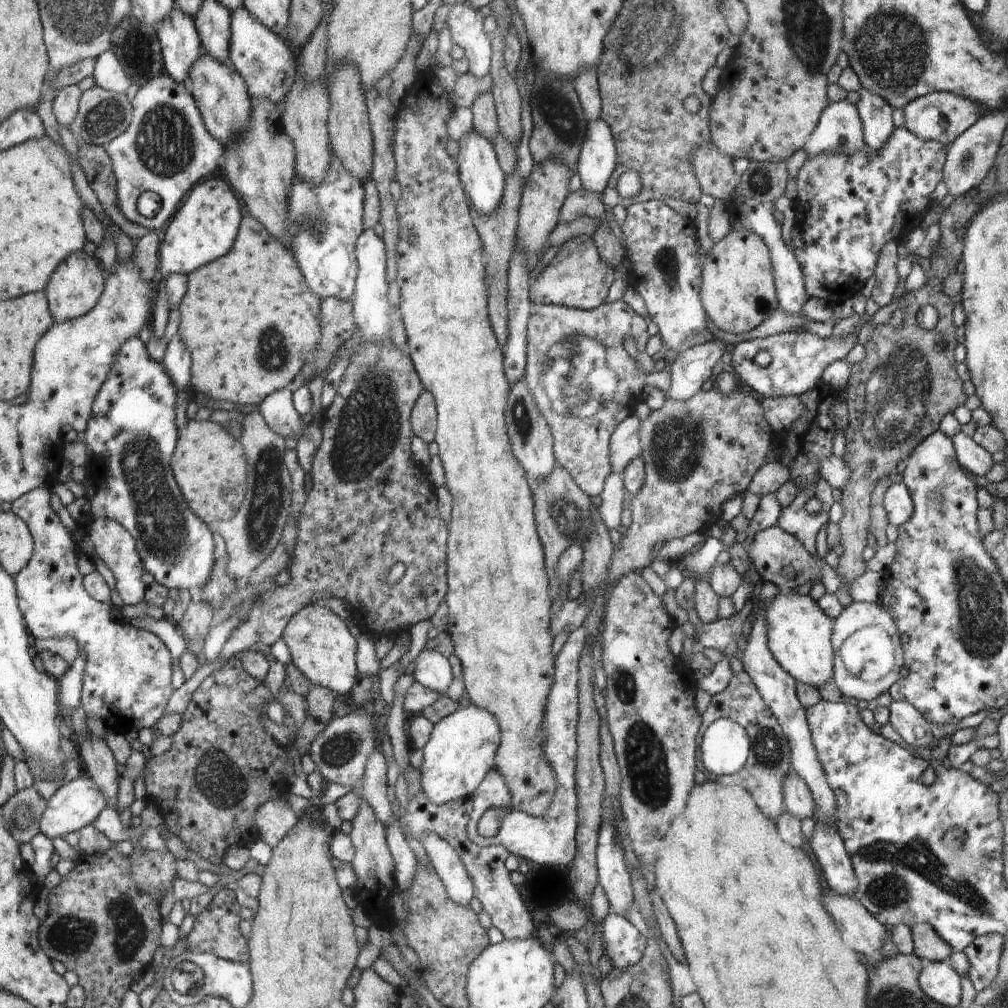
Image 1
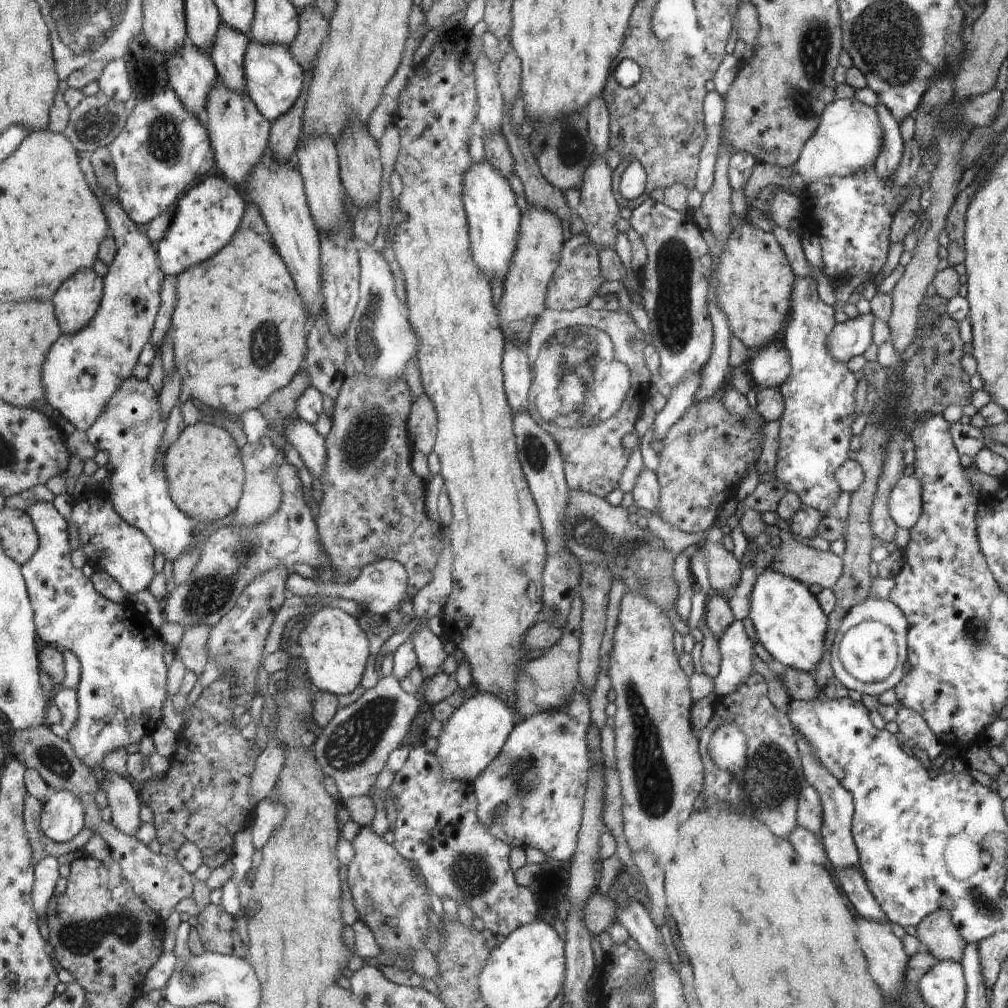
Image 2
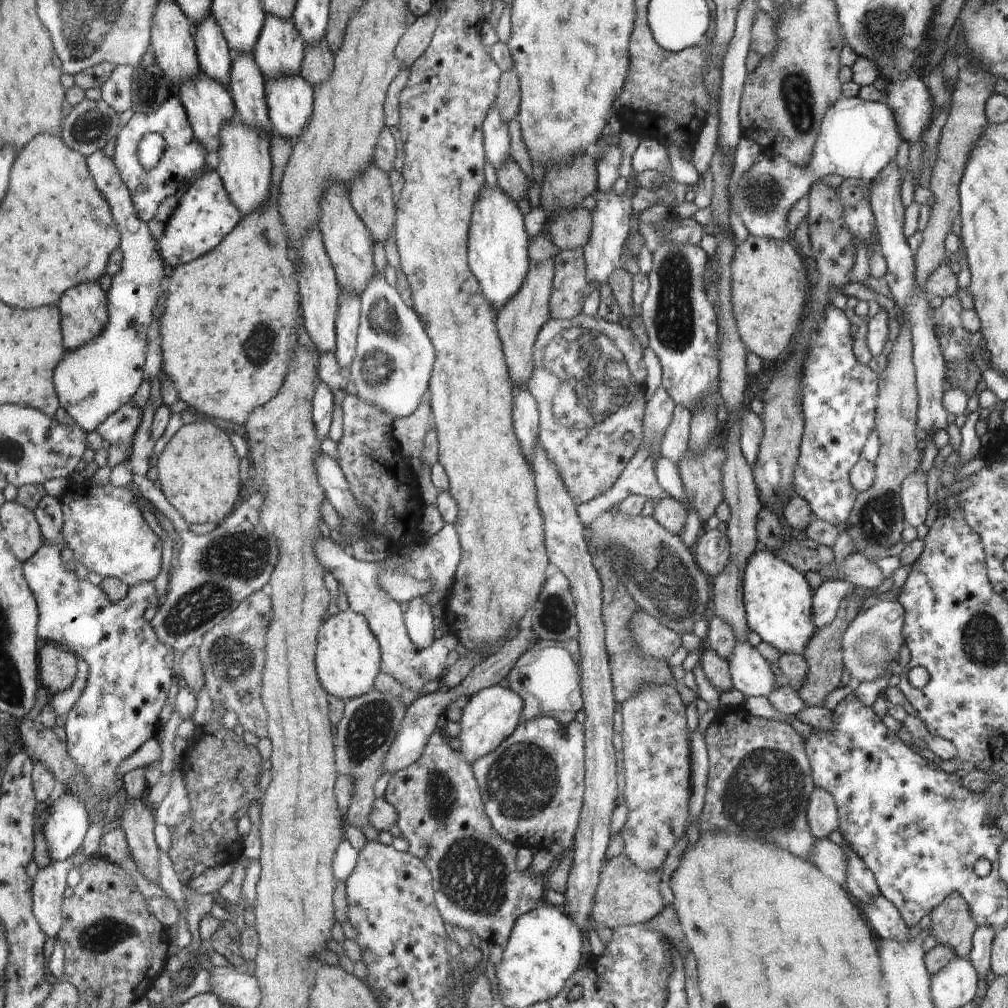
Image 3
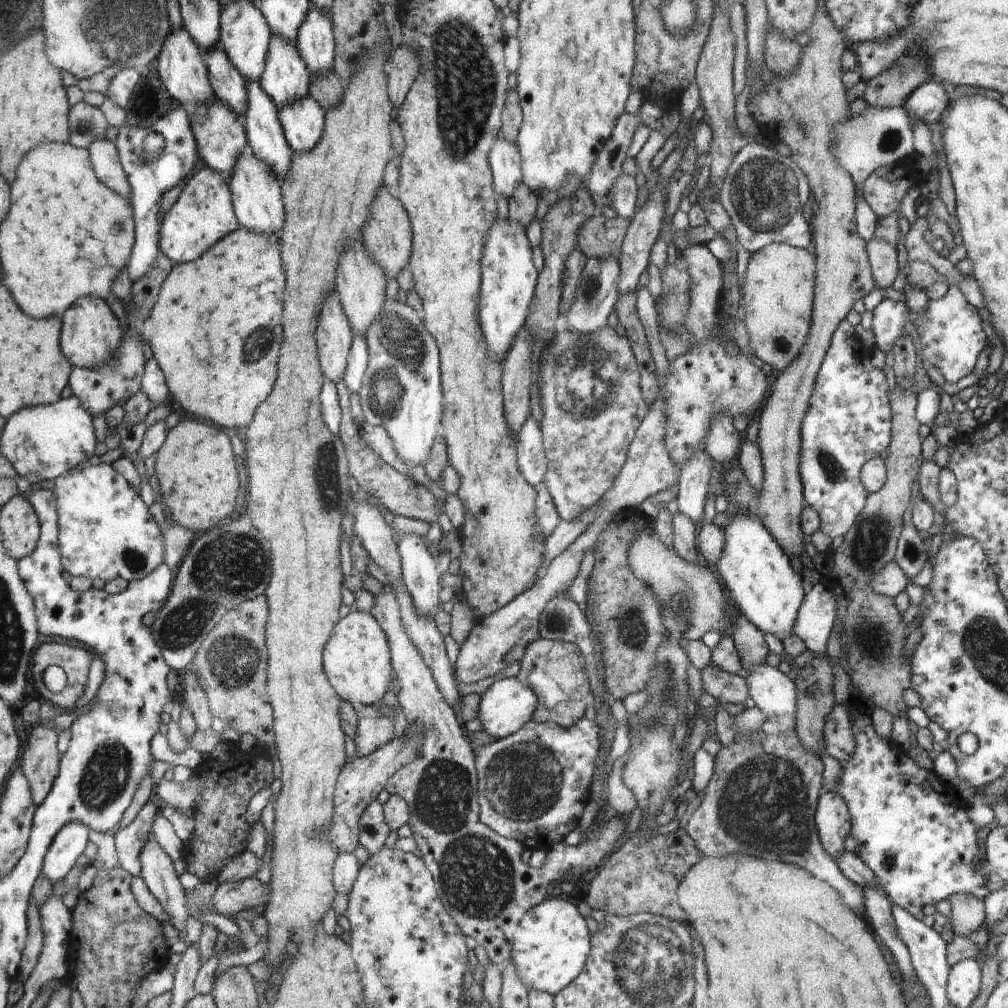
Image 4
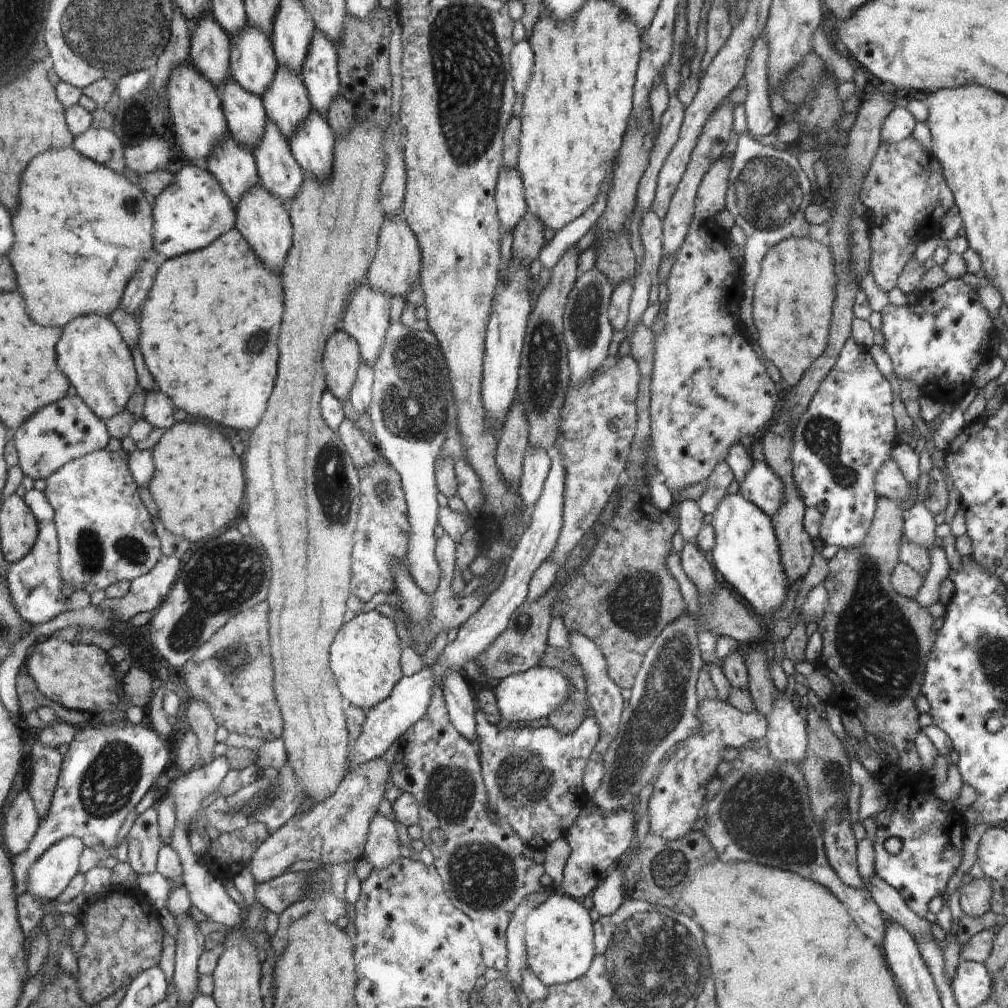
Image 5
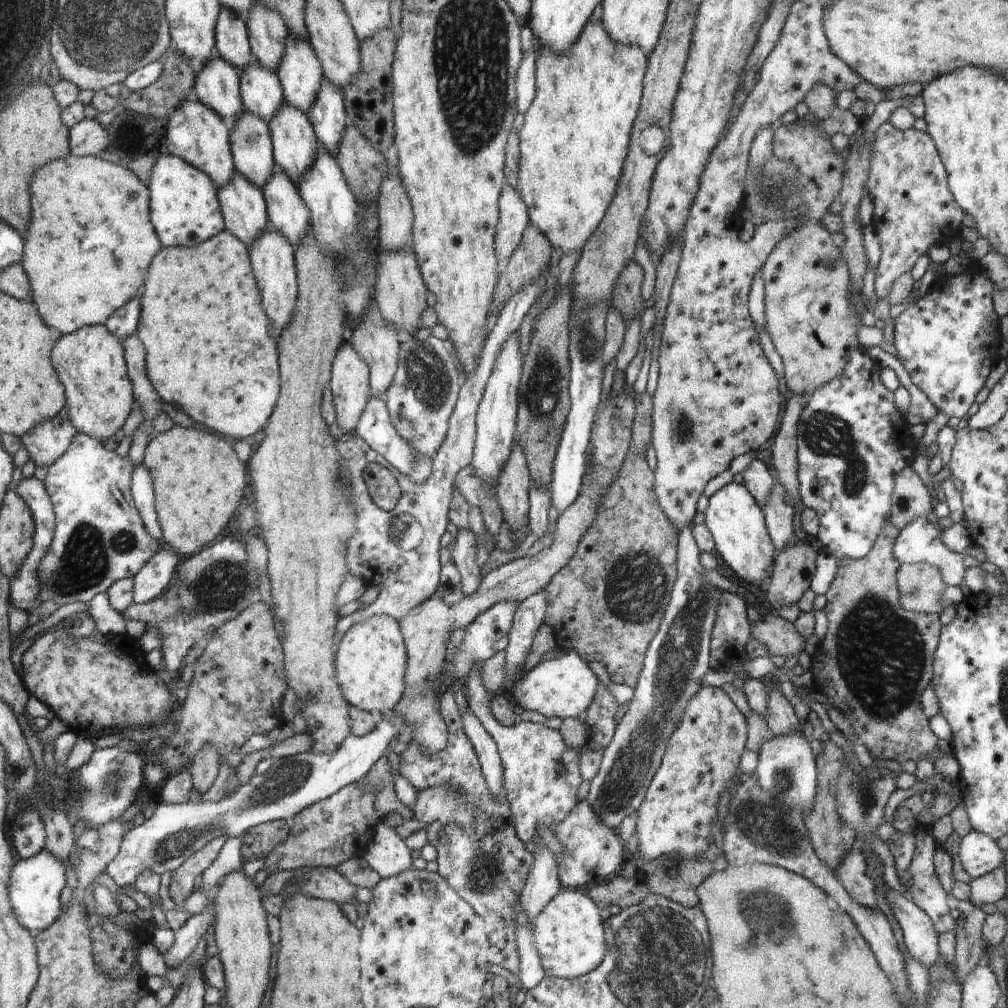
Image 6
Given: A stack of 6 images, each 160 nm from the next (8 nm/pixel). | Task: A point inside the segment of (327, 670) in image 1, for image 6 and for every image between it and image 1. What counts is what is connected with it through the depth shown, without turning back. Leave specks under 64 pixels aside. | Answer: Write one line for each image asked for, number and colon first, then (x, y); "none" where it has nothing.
2: (334, 649)
3: (347, 658)
4: (357, 657)
5: (365, 654)
6: (371, 661)

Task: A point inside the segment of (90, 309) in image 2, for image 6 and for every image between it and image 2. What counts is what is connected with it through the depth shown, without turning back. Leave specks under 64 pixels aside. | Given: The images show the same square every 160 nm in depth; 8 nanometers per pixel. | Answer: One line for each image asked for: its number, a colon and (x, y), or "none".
3: (85, 310)
4: (92, 335)
5: (94, 354)
6: (91, 362)

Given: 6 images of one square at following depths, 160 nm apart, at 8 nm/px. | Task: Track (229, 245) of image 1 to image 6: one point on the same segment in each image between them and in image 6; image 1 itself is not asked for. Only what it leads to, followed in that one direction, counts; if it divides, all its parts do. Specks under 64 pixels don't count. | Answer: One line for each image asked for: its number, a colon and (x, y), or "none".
2: (208, 217)
3: (205, 214)
4: (203, 214)
5: (193, 212)
6: (185, 209)

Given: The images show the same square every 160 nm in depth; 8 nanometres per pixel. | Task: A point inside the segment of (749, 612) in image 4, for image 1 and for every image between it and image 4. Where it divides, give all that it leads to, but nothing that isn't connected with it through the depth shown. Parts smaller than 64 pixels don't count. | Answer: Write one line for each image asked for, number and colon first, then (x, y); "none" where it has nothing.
1: (799, 632)
2: (789, 623)
3: (778, 601)

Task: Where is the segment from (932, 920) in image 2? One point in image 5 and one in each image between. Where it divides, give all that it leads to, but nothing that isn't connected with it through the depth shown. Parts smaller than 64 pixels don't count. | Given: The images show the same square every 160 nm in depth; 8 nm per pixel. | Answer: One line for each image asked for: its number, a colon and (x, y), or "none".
3: (952, 924)
4: (967, 912)
5: (974, 898)

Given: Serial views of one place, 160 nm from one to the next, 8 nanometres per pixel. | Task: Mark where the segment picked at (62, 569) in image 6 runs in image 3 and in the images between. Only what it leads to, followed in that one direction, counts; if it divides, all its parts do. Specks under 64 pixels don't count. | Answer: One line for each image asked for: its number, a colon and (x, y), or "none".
3: (103, 526)
4: (104, 532)
5: (104, 533)

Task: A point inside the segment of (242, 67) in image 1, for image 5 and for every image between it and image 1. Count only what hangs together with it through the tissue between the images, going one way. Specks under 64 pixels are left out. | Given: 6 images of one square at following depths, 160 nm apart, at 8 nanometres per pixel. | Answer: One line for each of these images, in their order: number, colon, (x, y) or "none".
2: (275, 80)
3: (290, 98)
4: (303, 120)
5: (313, 146)

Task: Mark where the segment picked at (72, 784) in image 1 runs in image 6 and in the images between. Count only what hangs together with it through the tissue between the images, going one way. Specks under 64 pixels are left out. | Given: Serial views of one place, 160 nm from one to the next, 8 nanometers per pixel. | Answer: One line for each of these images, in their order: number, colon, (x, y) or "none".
2: (62, 817)
3: (64, 828)
4: (69, 843)
5: (48, 877)
6: (36, 883)

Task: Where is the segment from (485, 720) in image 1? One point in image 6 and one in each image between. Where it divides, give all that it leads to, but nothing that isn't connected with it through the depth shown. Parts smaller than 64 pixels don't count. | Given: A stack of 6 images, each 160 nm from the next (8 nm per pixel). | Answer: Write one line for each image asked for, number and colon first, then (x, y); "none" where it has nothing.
2: (472, 739)
3: (492, 714)
4: (506, 705)
5: (522, 697)
6: (564, 687)

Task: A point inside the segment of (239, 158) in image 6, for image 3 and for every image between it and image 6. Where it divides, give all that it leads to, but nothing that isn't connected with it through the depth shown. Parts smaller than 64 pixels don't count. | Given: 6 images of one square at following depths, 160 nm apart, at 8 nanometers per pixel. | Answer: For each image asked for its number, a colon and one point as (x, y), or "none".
3: (214, 54)
4: (229, 84)
5: (246, 116)

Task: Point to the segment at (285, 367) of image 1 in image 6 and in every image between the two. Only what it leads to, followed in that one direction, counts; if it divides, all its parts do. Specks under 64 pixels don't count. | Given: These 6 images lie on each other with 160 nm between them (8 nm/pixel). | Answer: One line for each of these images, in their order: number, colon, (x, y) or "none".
2: (238, 321)
3: (228, 333)
4: (211, 371)
5: (224, 296)
6: (198, 300)

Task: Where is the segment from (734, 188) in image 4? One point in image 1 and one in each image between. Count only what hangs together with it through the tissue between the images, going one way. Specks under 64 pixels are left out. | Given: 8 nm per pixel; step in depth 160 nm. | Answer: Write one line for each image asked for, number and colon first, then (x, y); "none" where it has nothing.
1: (839, 128)
2: (850, 138)
3: (857, 139)

